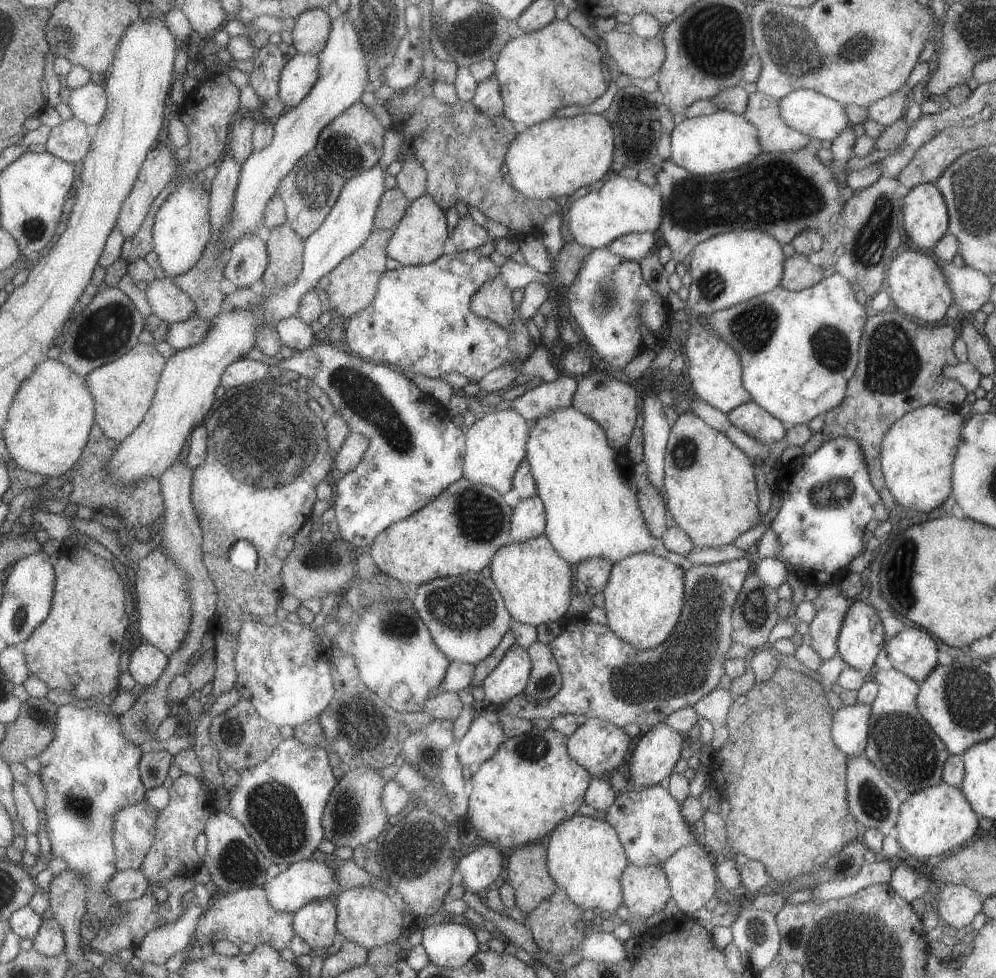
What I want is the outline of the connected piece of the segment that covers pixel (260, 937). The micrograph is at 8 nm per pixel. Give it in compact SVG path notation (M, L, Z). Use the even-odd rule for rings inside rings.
M251 887L236 893L219 893L210 901L210 909L203 913L197 924L196 940L201 944L215 944L229 940L239 946L241 941L253 945L269 944L278 951L290 946L297 936L295 913L278 911L269 900L265 887Z

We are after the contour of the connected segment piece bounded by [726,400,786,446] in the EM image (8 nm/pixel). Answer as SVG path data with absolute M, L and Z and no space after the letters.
M751 400L732 408L726 415L734 427L758 440L763 446L786 436L785 425Z

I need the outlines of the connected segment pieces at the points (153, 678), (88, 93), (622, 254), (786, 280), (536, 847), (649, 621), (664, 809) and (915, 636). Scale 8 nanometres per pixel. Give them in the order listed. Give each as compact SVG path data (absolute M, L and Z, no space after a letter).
M142 641L132 652L129 671L137 687L147 688L156 683L168 667L170 656L154 644Z
M89 83L71 91L69 106L75 118L96 129L108 113L108 92L101 85Z
M627 233L612 240L606 249L620 259L635 261L639 263L641 258L645 258L655 244L653 233Z
M793 253L784 258L780 286L788 291L800 291L817 284L825 274L820 265L813 265L806 256Z
M540 842L515 848L507 858L501 879L507 880L513 887L515 905L523 915L551 896L557 887L548 873L546 849Z
M635 553L617 561L602 590L606 625L624 643L637 650L653 648L676 625L684 597L684 570L651 553Z
M659 784L617 793L604 819L617 833L628 862L640 867L660 865L677 849L696 842L693 829L684 821L680 804Z
M904 628L884 648L892 668L918 683L938 665L937 646L929 633L920 628Z

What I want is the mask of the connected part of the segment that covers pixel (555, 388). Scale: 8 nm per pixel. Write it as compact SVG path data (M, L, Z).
M557 375L551 382L543 381L539 388L528 390L512 400L511 407L530 424L545 417L555 409L572 406L572 396L576 391L573 377Z

